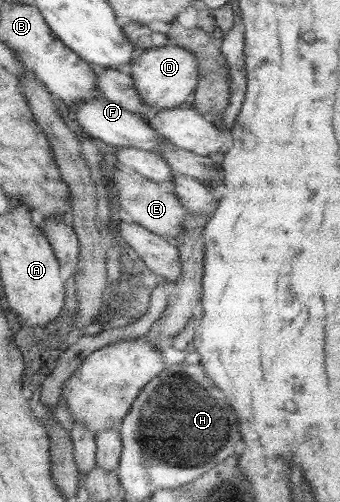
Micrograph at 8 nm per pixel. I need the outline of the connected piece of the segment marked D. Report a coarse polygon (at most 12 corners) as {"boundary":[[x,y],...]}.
{"boundary":[[130,22],[129,74],[153,115],[178,108],[198,79],[194,54]]}

